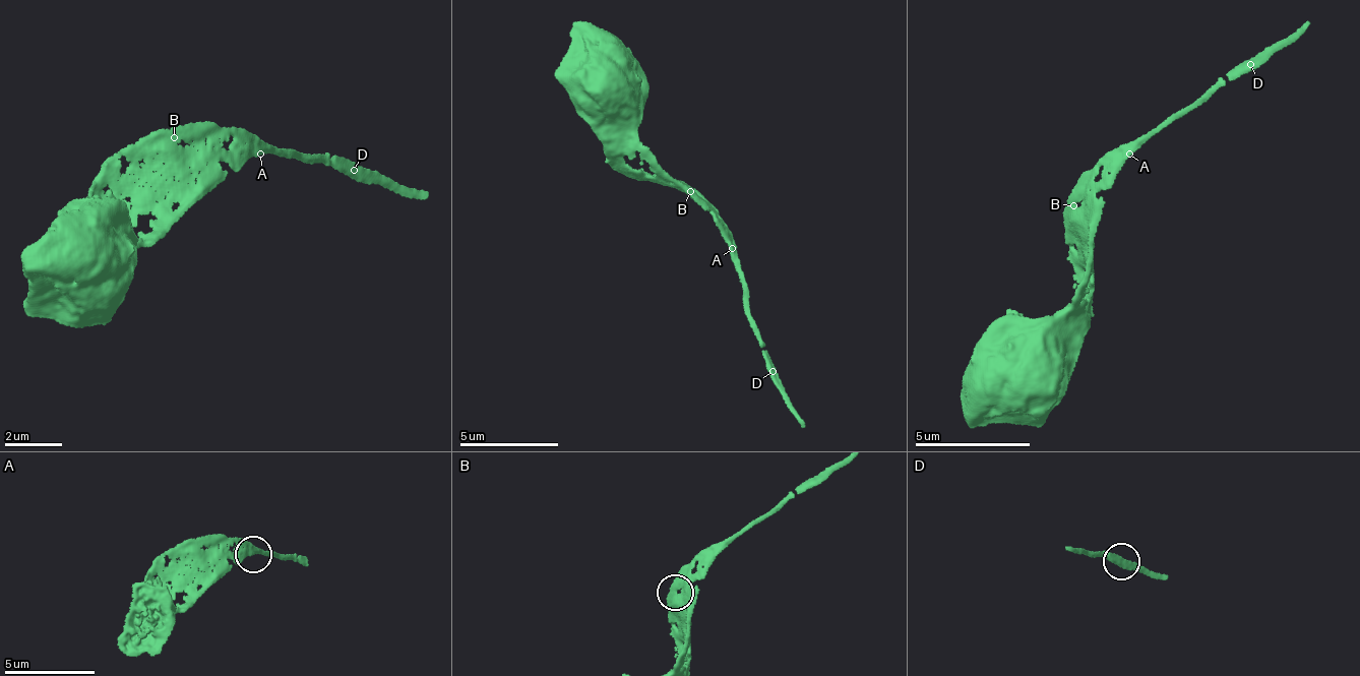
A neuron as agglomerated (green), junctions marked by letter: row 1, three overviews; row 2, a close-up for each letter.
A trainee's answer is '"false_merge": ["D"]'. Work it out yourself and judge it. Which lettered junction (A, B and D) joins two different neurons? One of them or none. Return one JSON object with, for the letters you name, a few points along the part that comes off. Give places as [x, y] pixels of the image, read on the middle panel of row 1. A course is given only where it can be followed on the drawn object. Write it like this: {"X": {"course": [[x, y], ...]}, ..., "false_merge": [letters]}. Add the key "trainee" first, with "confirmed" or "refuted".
{"trainee": "refuted", "false_merge": []}

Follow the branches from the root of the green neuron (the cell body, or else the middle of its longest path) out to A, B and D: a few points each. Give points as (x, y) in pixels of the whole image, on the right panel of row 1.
A: (1024, 377), (1028, 382), (1035, 384), (1046, 372), (1083, 275), (1090, 233), (1106, 189), (1122, 171), (1129, 154)
B: (1024, 377), (1028, 382), (1056, 351), (1063, 332), (1079, 315), (1090, 289), (1090, 263), (1075, 204)
D: (1024, 377), (1035, 384), (1046, 372), (1106, 189), (1154, 130), (1202, 107), (1215, 87), (1248, 65)

